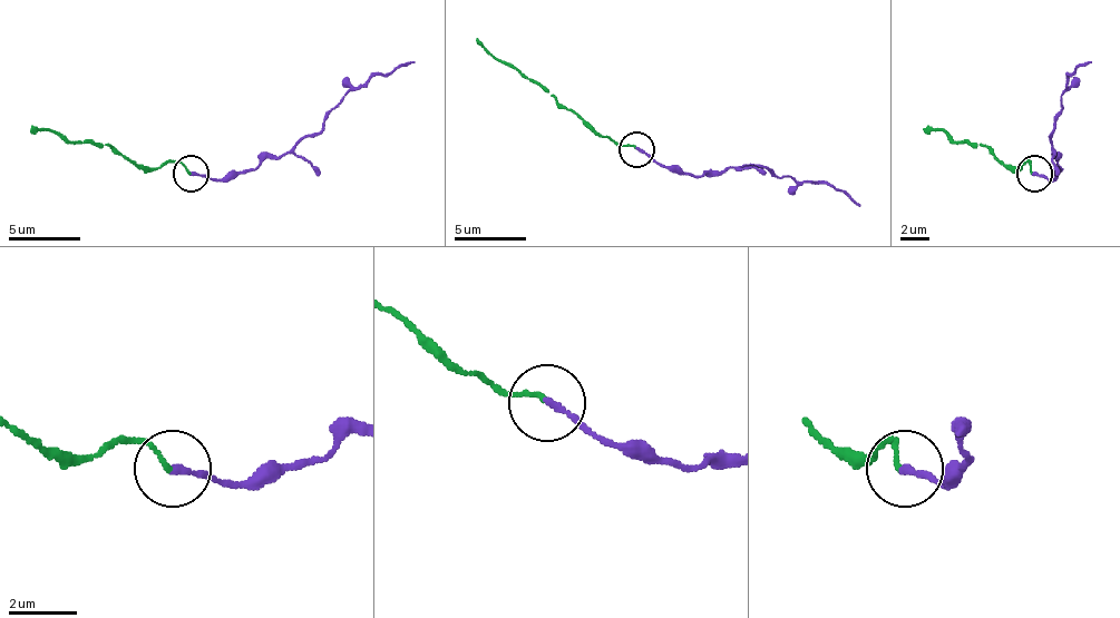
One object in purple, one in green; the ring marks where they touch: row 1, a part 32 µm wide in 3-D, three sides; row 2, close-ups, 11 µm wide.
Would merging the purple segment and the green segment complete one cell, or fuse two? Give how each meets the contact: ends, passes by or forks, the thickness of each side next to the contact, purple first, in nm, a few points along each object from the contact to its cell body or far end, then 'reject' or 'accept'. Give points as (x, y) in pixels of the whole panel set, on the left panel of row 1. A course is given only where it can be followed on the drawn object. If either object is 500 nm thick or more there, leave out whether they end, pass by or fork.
purple ends; green ends; calibres 190 and 130 nm; course purple (190, 173), (233, 179), (315, 133), (333, 108), (370, 79), (388, 76), (412, 61); course green (190, 173), (179, 162), (139, 168), (104, 144), (71, 144), (47, 129), (32, 129); reject

